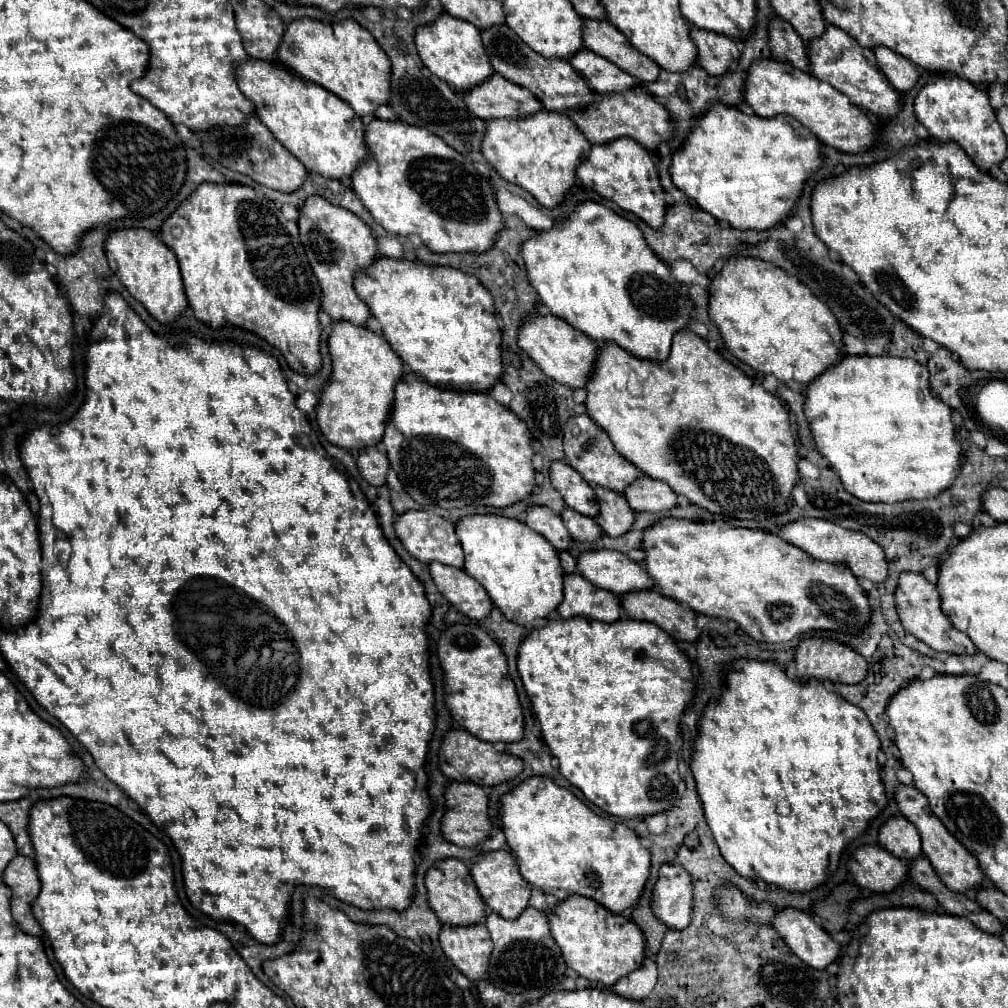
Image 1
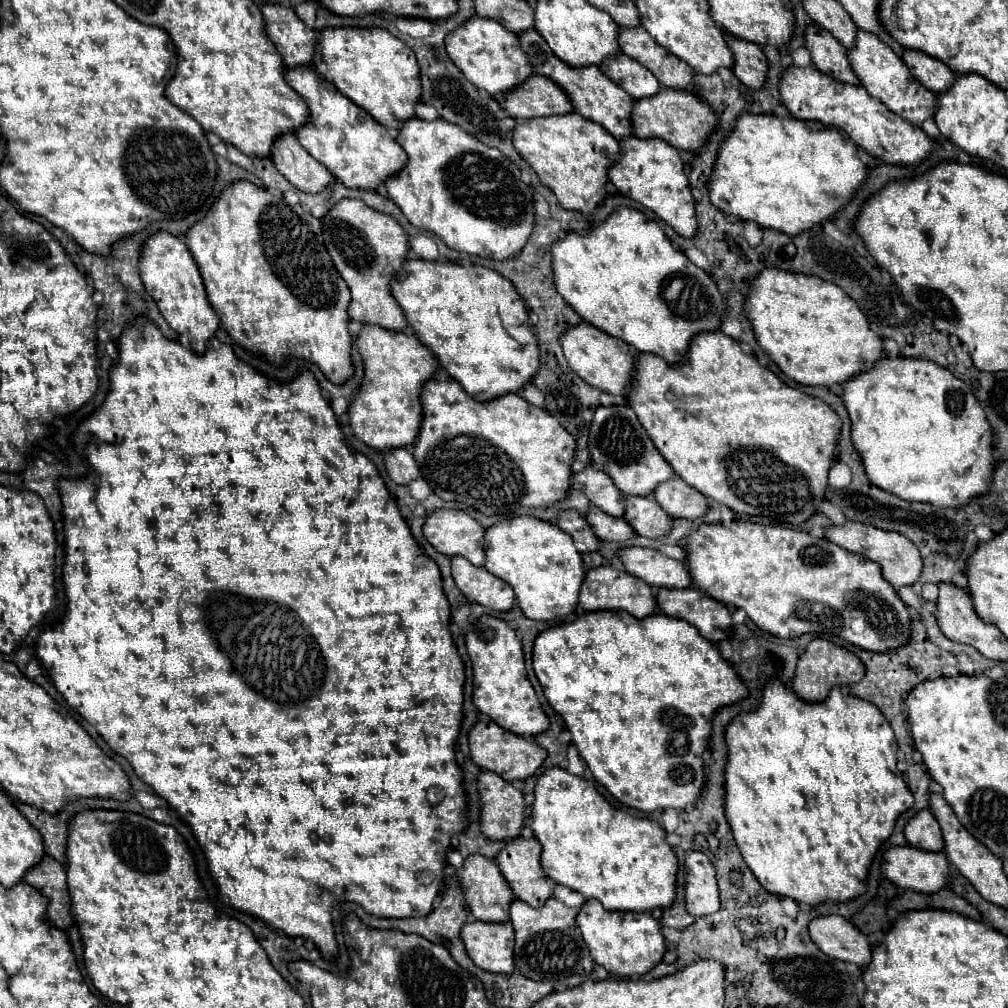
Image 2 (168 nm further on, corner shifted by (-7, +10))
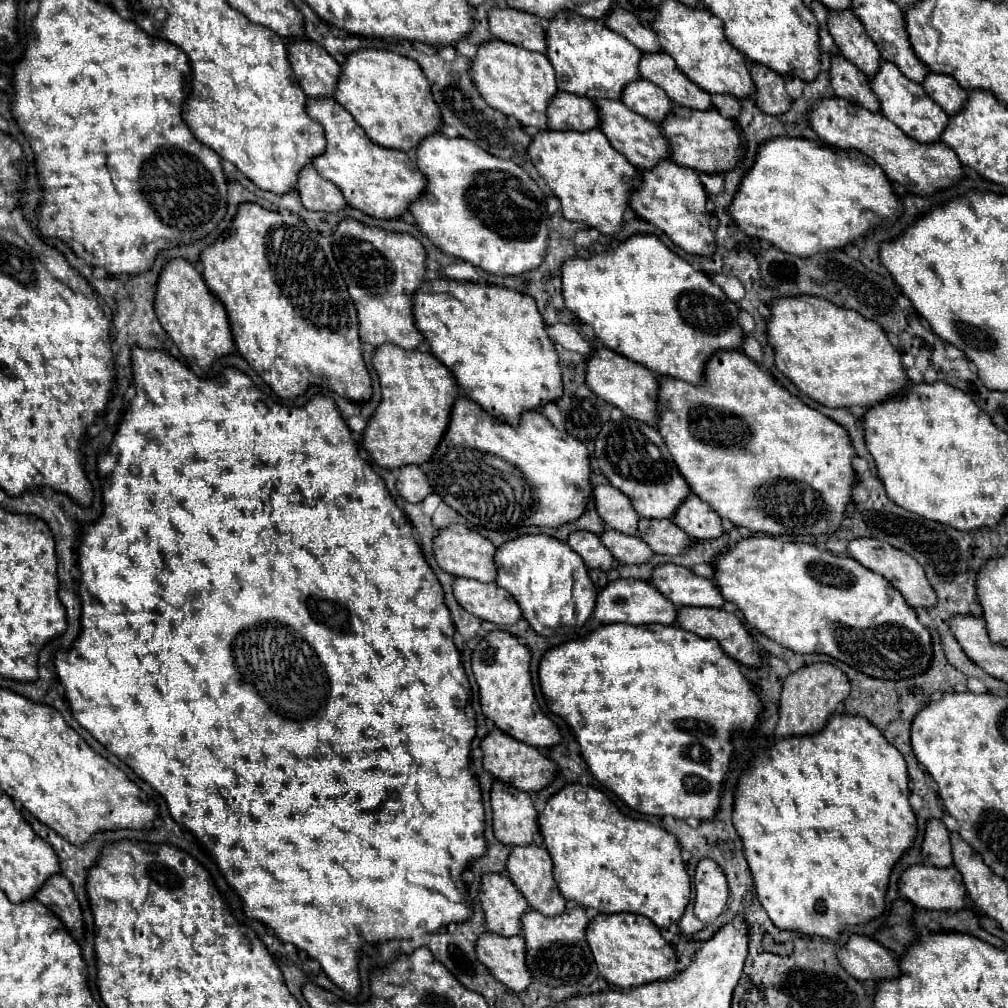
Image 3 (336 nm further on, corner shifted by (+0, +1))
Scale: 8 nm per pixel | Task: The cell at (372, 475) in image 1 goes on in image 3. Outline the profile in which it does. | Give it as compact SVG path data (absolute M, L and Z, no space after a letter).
M404 465L398 469L396 489L410 503L418 503L428 493L432 493L432 489L430 489L430 485L428 485L428 481L418 465Z

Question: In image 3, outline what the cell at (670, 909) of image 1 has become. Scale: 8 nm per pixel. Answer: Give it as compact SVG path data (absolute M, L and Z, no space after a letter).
M710 859L698 861L694 873L694 887L694 915L704 923L716 919L728 903L728 885L720 867Z

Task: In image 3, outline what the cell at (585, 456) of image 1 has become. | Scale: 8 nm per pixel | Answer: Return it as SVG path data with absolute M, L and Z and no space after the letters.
M624 417L620 421L606 421L594 441L594 457L610 485L620 489L632 501L632 507L640 517L668 519L690 495L688 483L678 473L670 451L652 425L642 423L640 431L640 421L636 419Z

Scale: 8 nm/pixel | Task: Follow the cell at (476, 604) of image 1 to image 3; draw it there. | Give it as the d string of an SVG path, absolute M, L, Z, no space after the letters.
M456 577L454 597L468 613L480 617L482 621L512 625L522 617L514 597L496 583L480 583L474 579Z

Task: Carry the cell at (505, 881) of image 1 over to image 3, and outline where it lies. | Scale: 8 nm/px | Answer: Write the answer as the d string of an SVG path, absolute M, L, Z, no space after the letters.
M528 845L528 847L512 847L508 861L506 861L506 875L514 881L516 889L524 895L528 905L542 915L558 915L568 907L568 901L558 895L558 887L552 879L552 859L542 845Z

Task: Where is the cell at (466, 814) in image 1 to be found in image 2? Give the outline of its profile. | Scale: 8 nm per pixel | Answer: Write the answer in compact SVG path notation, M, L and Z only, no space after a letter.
M483 770L479 774L481 792L481 830L491 840L513 840L521 836L525 824L525 798L519 788L499 774Z

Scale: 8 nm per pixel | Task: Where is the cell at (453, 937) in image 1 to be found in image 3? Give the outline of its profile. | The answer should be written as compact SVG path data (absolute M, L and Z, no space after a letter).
M486 931L476 939L474 949L480 963L496 977L496 981L512 991L520 993L532 983L524 963L524 939L520 935L502 937Z

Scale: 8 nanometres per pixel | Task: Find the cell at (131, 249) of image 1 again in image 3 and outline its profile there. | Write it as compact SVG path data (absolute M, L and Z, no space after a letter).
M186 259L166 261L156 283L154 311L160 325L176 343L176 347L180 349L180 353L186 357L188 363L208 369L216 357L222 357L234 351L234 341L232 341L226 311L212 297L202 275L190 261Z

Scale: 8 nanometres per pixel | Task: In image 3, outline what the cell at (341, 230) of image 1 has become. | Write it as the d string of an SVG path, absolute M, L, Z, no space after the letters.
M348 217L332 233L332 253L358 311L360 339L372 347L392 343L404 349L416 349L424 337L414 325L410 295L426 281L426 253L422 243L412 235L370 227Z

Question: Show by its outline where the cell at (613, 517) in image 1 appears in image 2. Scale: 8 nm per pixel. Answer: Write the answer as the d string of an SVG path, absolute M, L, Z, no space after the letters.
M627 496L627 512L625 520L635 528L639 536L645 538L661 538L671 532L673 518L651 498L643 496Z

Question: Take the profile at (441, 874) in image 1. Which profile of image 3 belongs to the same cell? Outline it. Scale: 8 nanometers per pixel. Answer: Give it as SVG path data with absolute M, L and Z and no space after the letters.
M484 873L478 895L488 931L504 937L520 935L520 917L530 905L504 873Z

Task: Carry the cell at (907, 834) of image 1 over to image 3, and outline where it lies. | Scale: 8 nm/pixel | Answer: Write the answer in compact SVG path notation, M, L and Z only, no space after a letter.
M928 819L920 853L922 853L922 863L926 863L926 865L934 865L934 867L952 865L948 829L944 827L944 823L940 819Z

